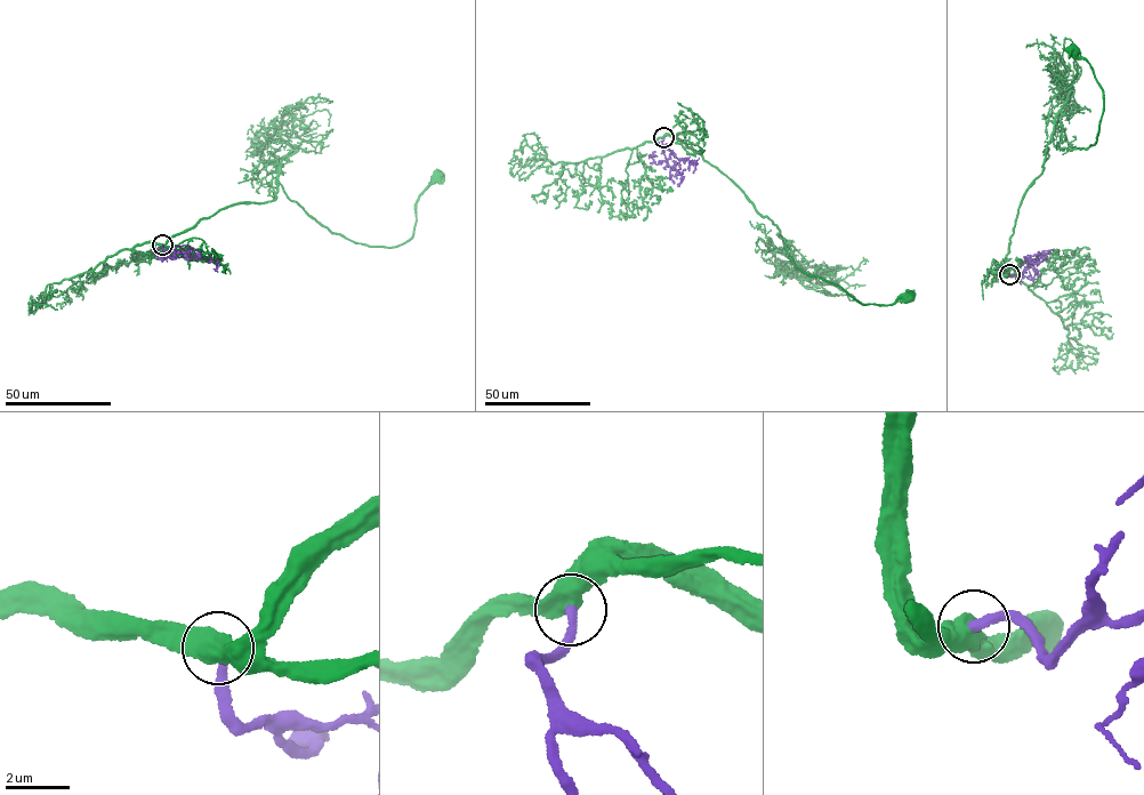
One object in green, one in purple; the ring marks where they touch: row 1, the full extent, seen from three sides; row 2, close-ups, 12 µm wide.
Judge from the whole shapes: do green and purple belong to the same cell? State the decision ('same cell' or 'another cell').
same cell

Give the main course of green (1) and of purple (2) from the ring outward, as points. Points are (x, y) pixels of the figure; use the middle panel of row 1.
1: (663, 137), (679, 139), (743, 193), (779, 230), (799, 268), (836, 283), (864, 305), (908, 297)
2: (663, 137), (661, 143), (679, 160), (695, 161), (689, 166), (689, 170)

